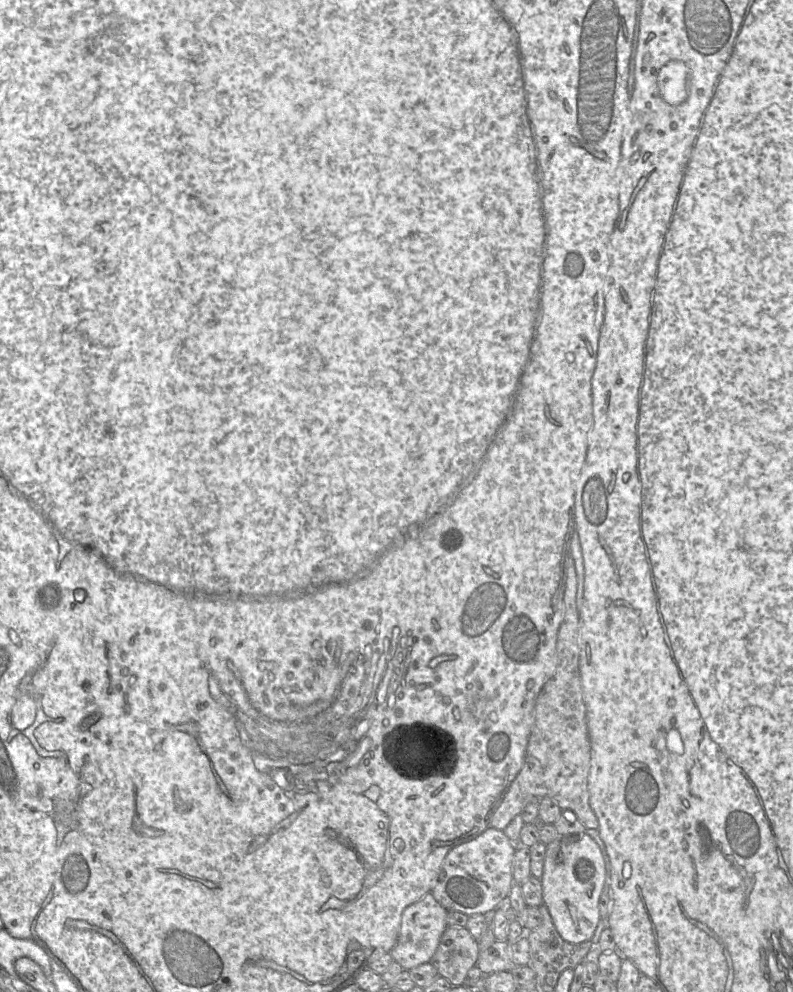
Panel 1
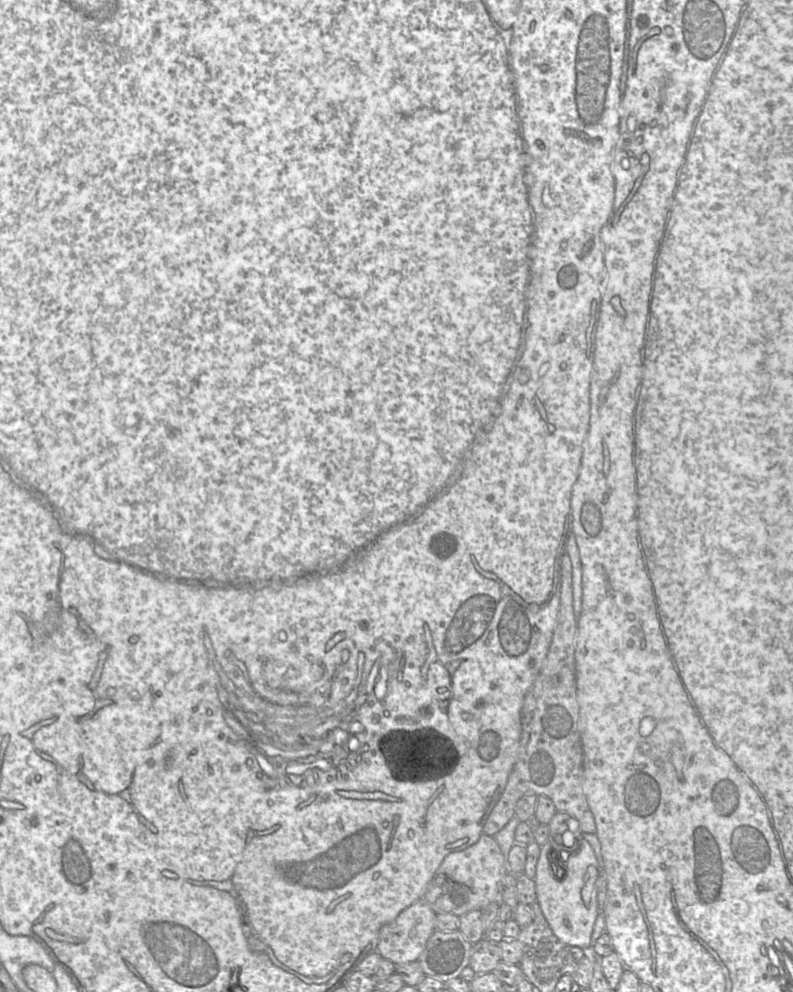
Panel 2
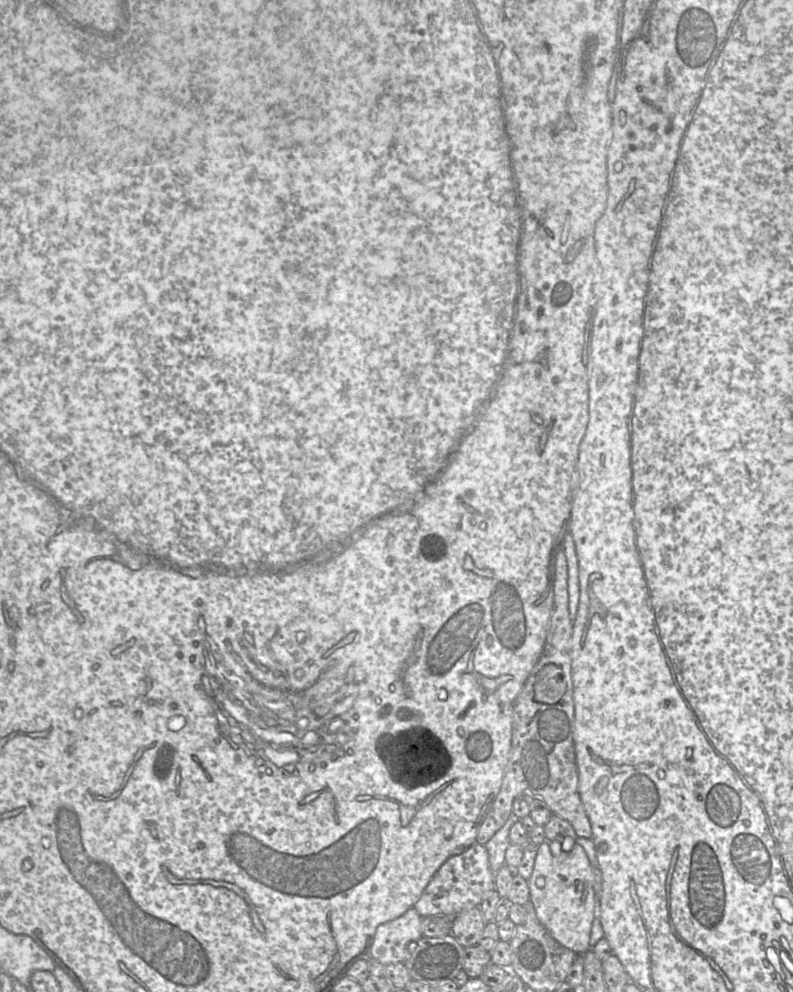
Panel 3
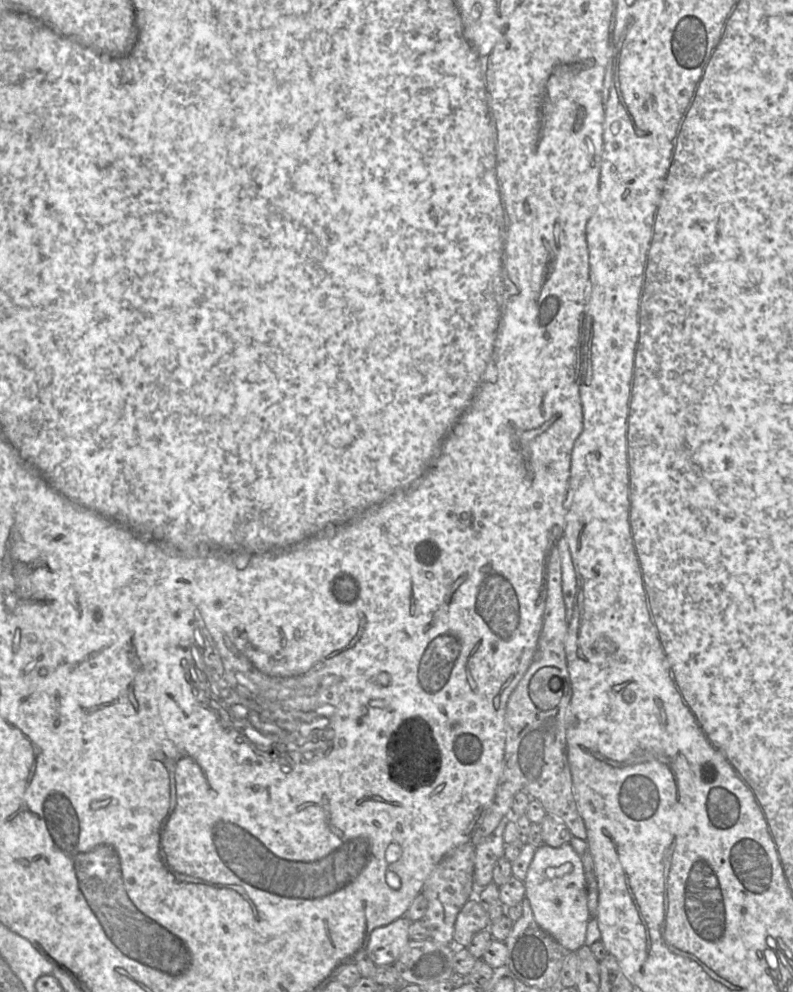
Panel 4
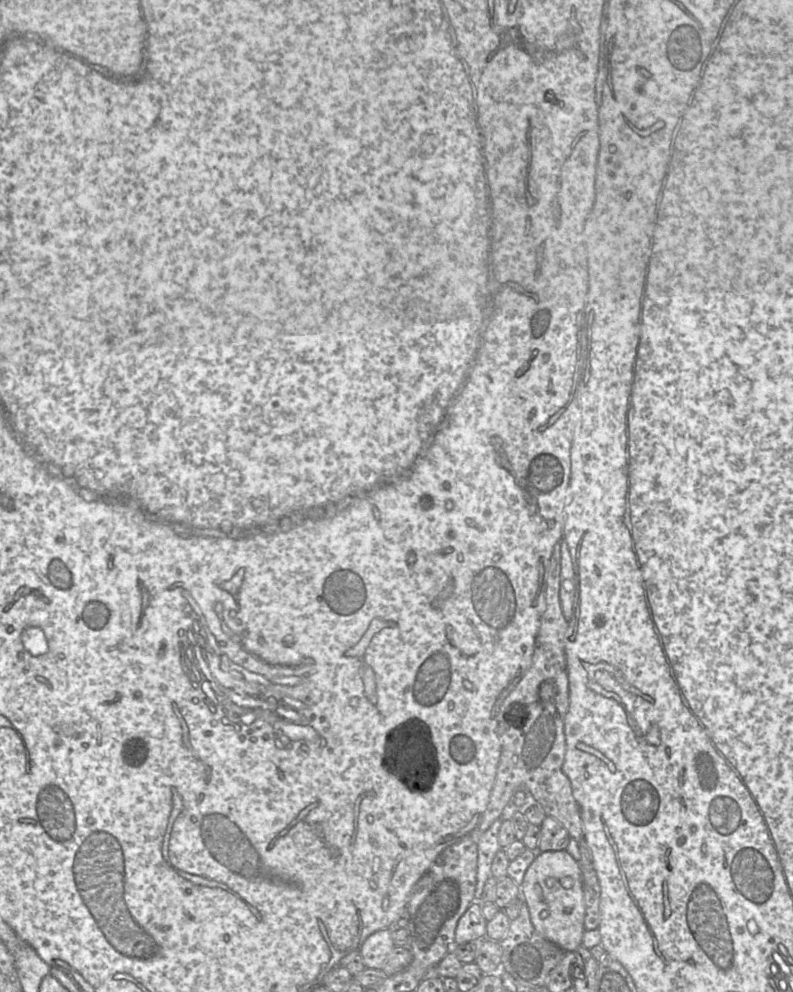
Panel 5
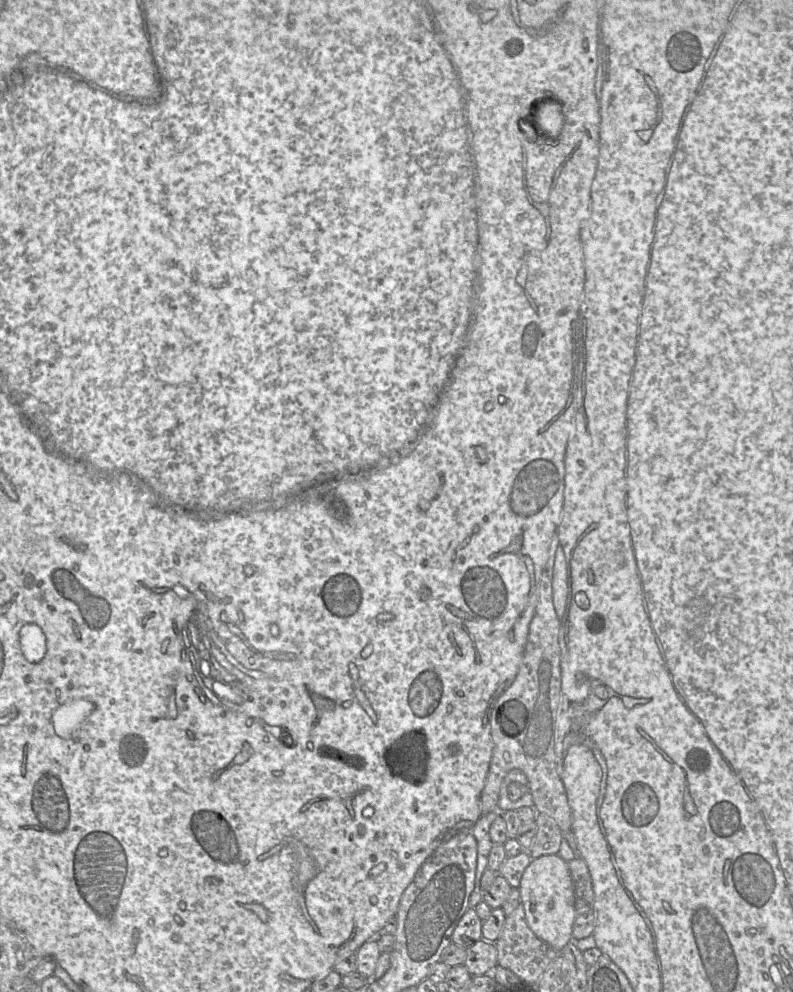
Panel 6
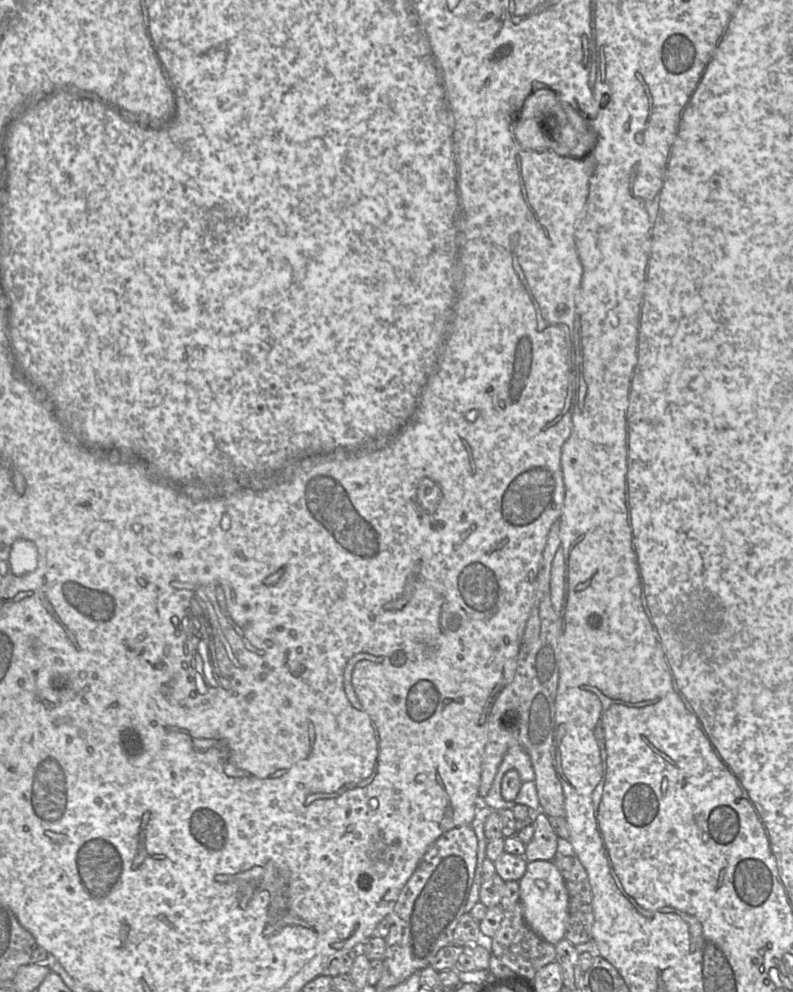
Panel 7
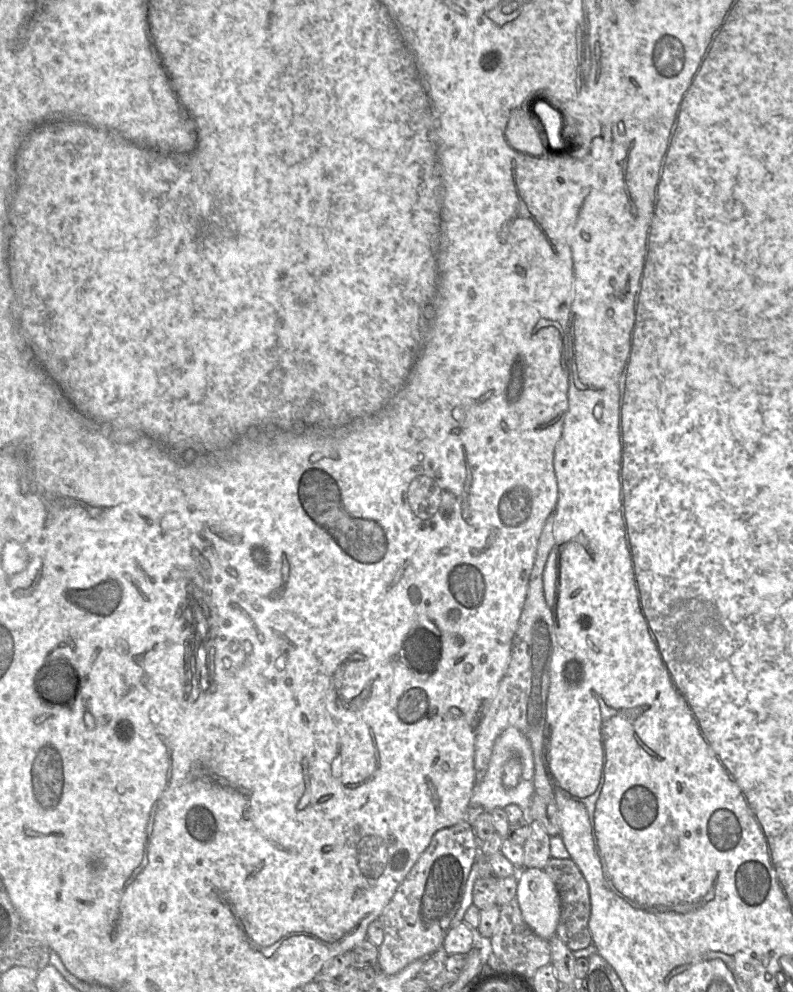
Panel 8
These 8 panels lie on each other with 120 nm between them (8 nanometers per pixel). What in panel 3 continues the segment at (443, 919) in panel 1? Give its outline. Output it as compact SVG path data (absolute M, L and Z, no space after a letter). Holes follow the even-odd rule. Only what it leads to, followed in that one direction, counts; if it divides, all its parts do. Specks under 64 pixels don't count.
M412 907L400 917L380 924L372 940L369 955L383 965L404 963L411 953L409 944L423 936L421 915Z

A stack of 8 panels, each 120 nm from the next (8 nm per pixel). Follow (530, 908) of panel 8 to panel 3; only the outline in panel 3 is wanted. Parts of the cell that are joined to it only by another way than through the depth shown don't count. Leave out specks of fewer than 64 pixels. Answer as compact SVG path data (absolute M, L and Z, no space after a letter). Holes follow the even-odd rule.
M545 836L538 848L528 887L537 918L548 933L576 954L590 950L592 923L598 916L594 874L584 848L572 842L564 842L560 847L552 841L546 841Z

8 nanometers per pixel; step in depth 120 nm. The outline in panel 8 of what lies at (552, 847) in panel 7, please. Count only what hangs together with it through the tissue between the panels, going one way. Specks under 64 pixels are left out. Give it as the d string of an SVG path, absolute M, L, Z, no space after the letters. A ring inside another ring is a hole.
M530 820L531 833L527 838L524 848L524 868L544 869L550 855L550 836L538 821Z

